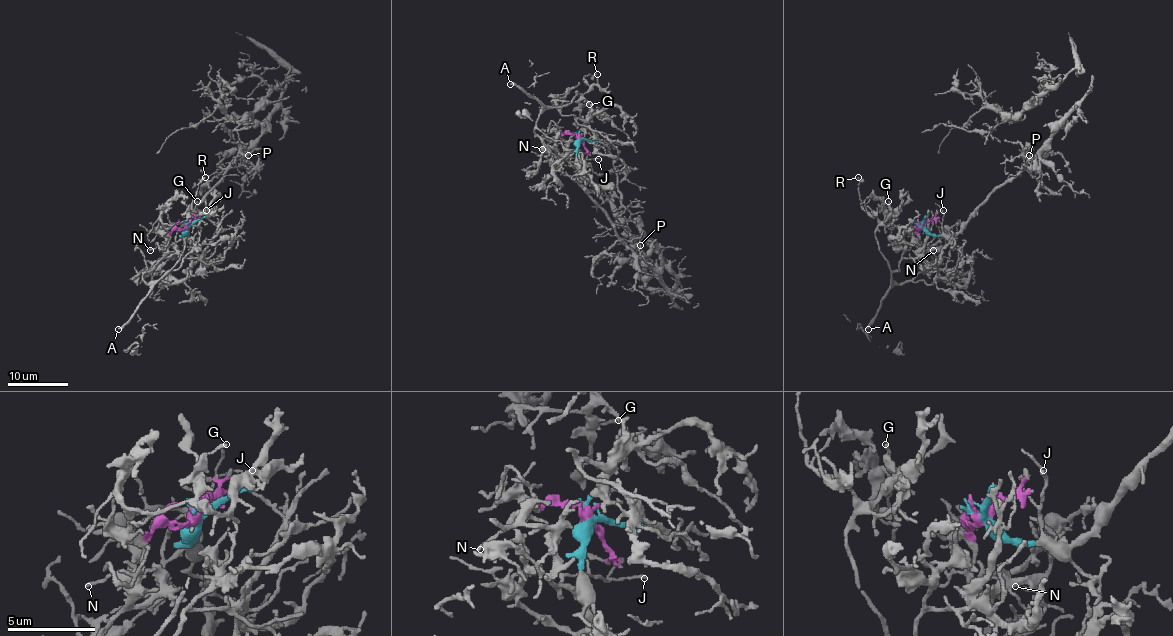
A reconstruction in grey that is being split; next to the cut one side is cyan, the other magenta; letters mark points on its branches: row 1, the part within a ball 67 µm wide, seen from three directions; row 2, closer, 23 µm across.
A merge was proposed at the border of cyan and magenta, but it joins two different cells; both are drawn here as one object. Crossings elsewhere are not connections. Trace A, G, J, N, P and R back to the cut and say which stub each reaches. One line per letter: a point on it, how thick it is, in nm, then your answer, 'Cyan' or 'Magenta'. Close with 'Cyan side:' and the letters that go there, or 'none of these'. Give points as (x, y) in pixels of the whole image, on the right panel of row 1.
A: Place: (868, 329). Thickness 280 nm. Magenta
G: Place: (888, 201). Thickness 160 nm. Magenta
J: Place: (943, 210). Thickness 160 nm. Cyan
N: Place: (933, 250). Thickness 150 nm. Magenta
P: Place: (1029, 155). Thickness 180 nm. Cyan
R: Place: (858, 177). Thickness 120 nm. Magenta
Cyan side: J, P

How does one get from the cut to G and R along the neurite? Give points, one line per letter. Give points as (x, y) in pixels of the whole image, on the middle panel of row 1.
G: (579, 137), (559, 134), (552, 140), (534, 131), (540, 115), (568, 104), (576, 91), (579, 106), (590, 104)
R: (579, 137), (534, 131), (540, 115), (584, 94), (584, 77), (597, 74)

